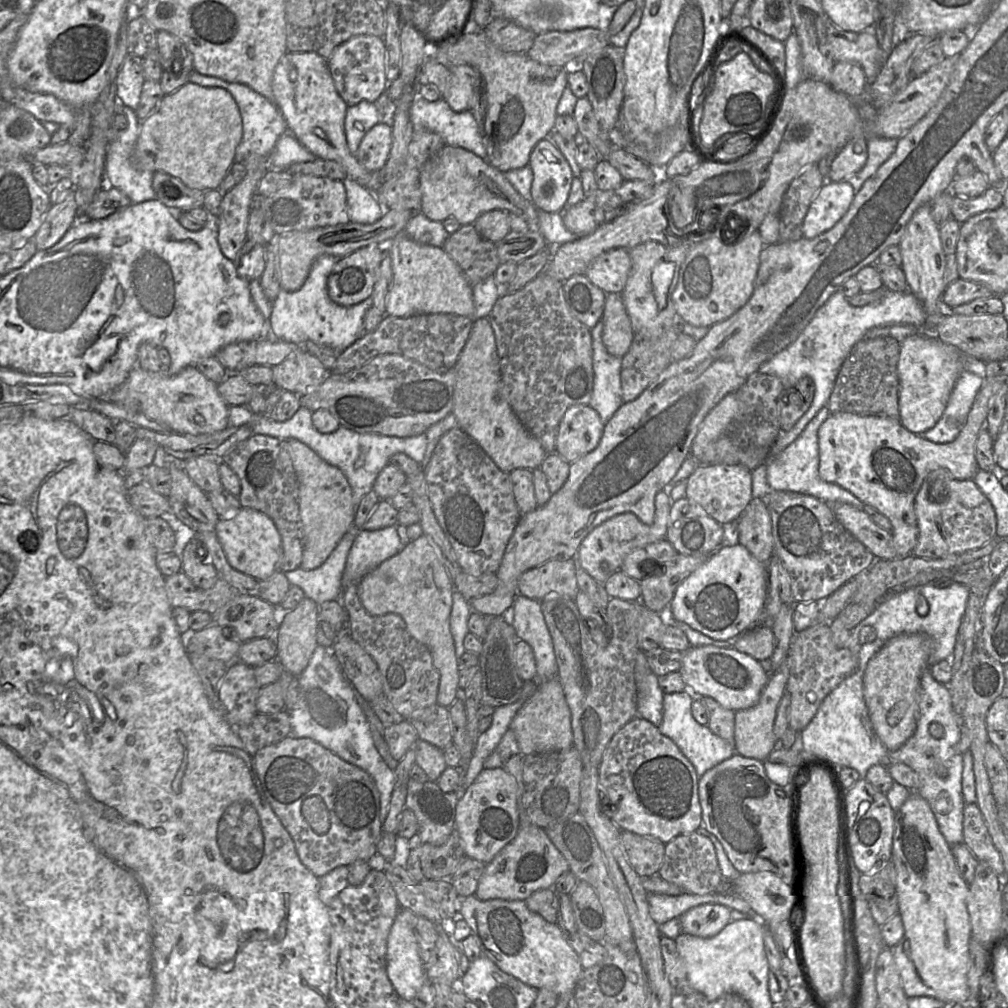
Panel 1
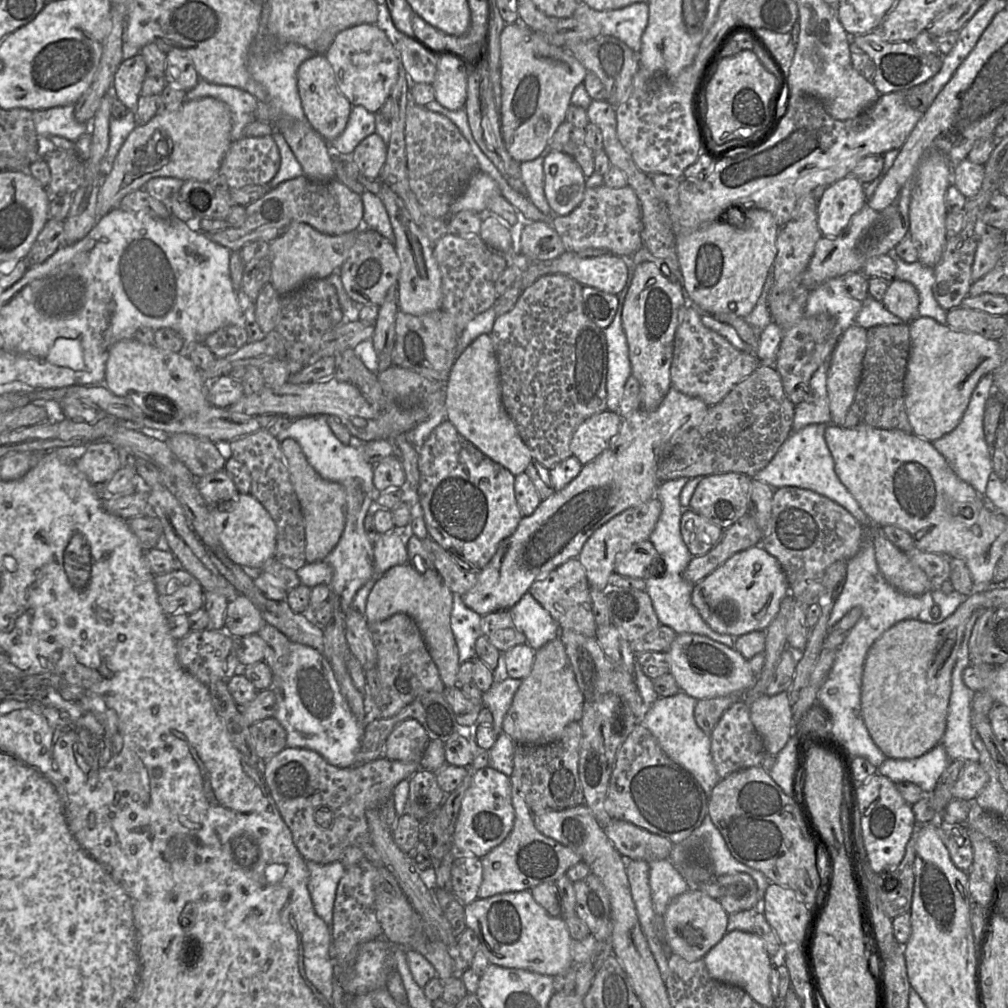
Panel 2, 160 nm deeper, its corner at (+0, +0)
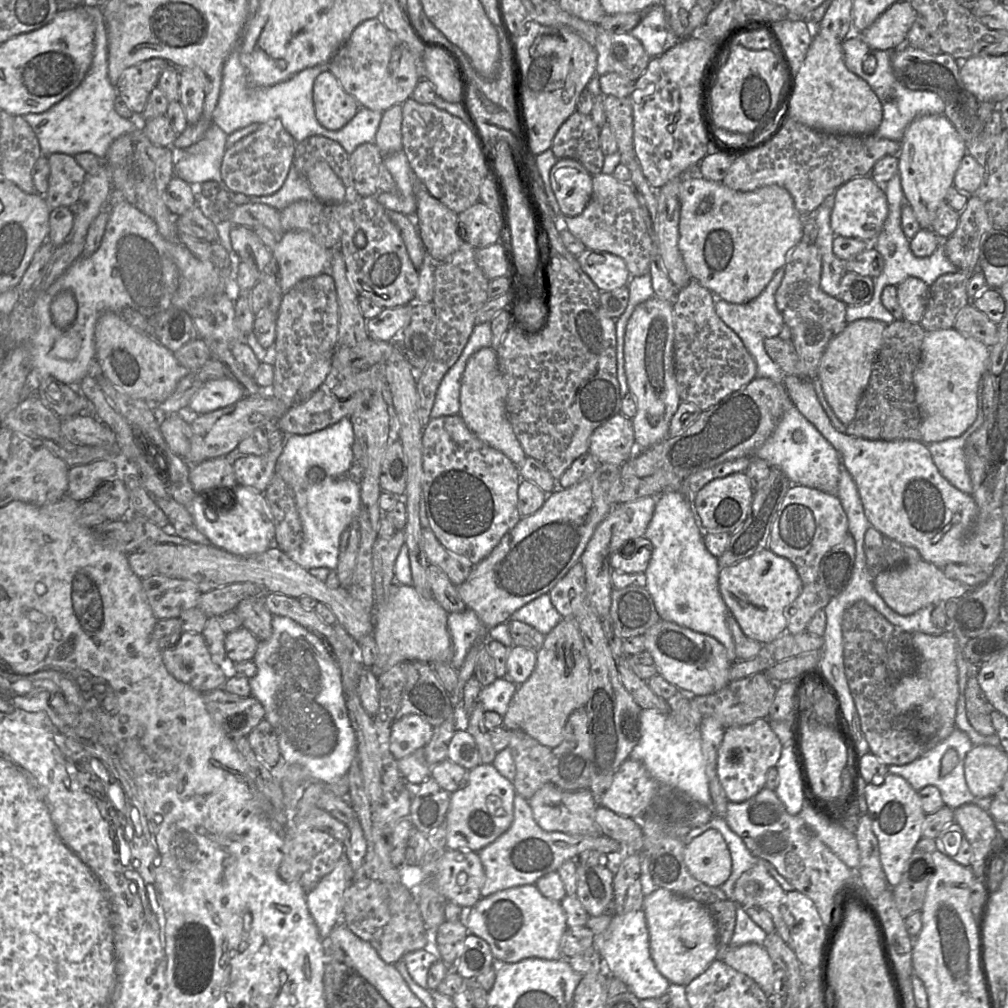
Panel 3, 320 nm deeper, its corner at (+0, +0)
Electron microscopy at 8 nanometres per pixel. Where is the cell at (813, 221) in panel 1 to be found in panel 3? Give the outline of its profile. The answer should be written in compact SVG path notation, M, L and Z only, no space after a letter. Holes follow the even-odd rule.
M870 175L856 176L834 192L830 224L835 235L858 238L872 243L881 232L888 212L887 196L883 185L875 182Z

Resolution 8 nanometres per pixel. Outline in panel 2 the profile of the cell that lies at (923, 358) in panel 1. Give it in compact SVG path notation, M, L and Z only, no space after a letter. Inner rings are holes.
M922 316L909 322L909 331L910 353L903 382L905 411L913 434L933 442L959 424L979 380L999 367L1002 362L1001 342L974 332L953 329Z

